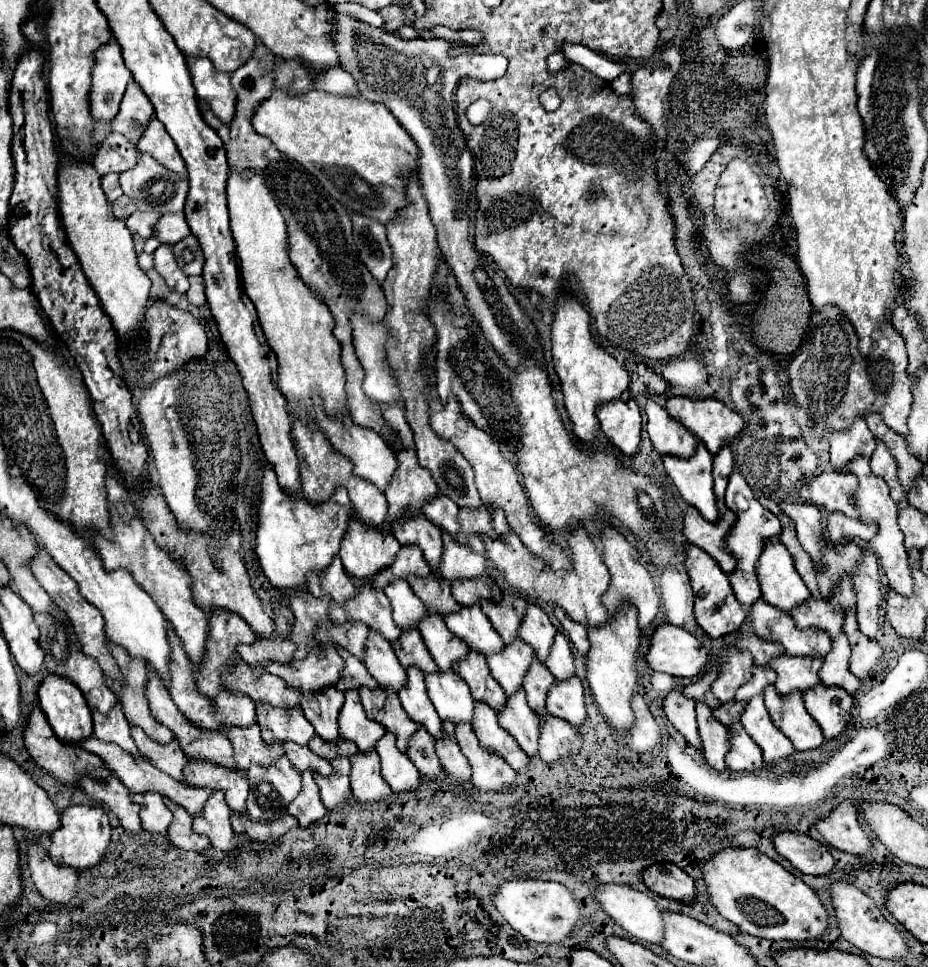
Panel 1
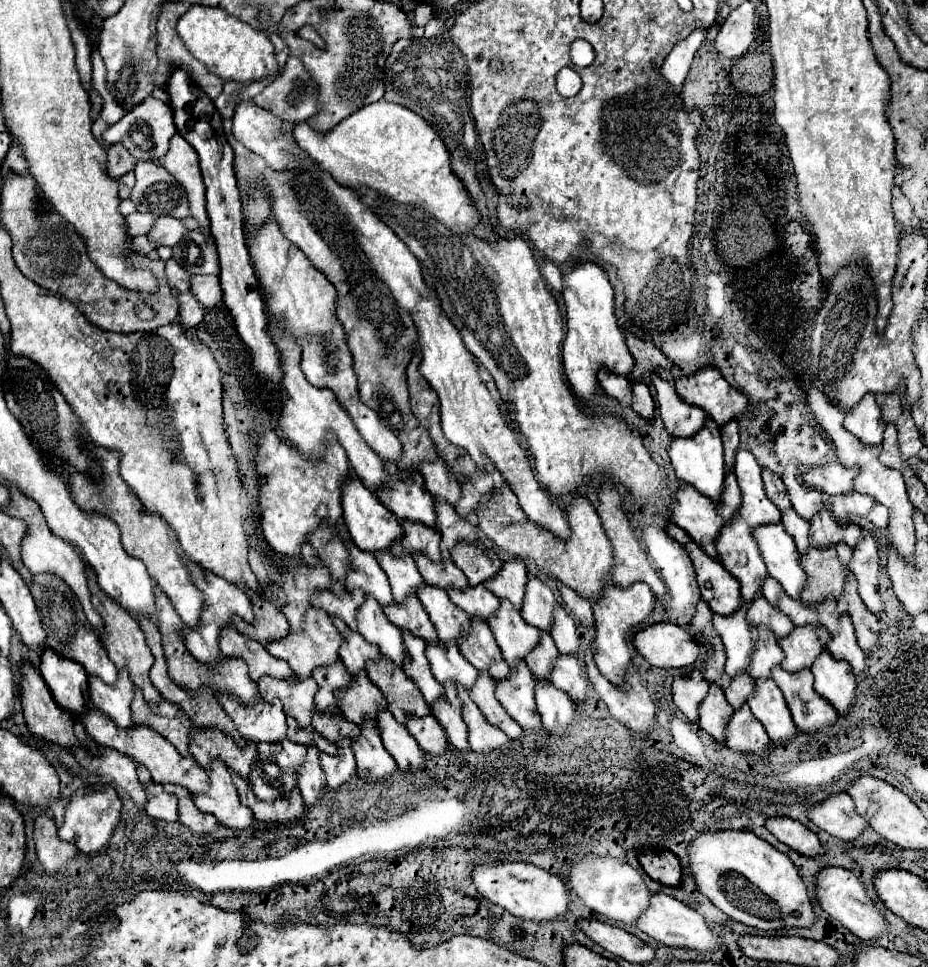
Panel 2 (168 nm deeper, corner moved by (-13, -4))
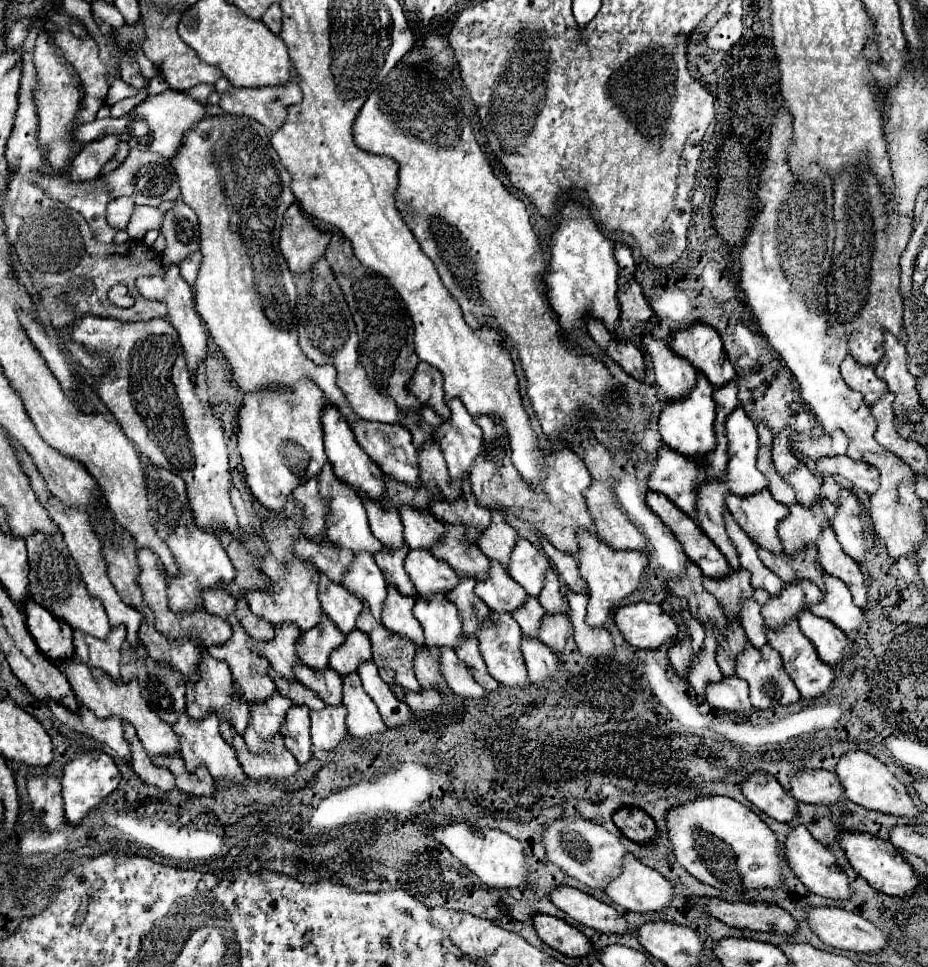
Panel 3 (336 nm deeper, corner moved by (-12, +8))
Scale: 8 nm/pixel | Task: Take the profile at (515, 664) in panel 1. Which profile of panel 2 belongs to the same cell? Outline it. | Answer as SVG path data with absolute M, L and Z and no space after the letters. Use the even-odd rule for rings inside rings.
M501 601L501 609L489 619L489 627L497 639L503 659L513 671L517 669L517 663L539 645L541 639L539 629L527 625L509 601Z

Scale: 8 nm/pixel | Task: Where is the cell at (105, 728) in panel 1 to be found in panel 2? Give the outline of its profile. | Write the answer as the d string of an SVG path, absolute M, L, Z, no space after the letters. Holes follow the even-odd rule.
M127 671L119 673L119 679L113 687L105 685L97 677L89 677L89 697L91 697L93 707L105 713L121 729L133 727L131 709L129 709L133 695L135 695L135 687Z

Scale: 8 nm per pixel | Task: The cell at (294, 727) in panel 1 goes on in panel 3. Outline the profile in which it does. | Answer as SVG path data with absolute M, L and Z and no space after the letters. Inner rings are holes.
M280 625L280 629L274 629L276 637L268 643L264 641L252 641L252 637L248 639L248 647L252 651L258 651L262 657L266 657L270 661L270 665L274 667L274 671L278 671L282 677L286 679L294 679L294 671L292 667L296 665L296 661L300 659L296 655L296 639L300 635L300 629L296 629L294 625Z

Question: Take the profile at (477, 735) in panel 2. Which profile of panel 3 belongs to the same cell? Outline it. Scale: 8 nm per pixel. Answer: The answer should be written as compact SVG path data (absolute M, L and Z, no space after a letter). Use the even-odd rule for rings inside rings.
M440 649L440 671L448 681L448 687L464 699L474 699L478 705L484 705L486 699L484 689L476 683L476 679L468 673L466 665L456 657L452 649Z

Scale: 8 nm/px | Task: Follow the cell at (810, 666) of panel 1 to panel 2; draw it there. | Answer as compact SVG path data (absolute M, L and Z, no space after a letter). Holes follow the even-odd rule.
M822 625L816 627L795 627L789 637L779 641L779 647L785 653L783 669L789 673L797 673L801 669L811 669L813 661L821 655L823 647L826 647L831 636L827 629ZM817 631L820 631L820 641L817 637ZM822 644L822 645L821 645Z

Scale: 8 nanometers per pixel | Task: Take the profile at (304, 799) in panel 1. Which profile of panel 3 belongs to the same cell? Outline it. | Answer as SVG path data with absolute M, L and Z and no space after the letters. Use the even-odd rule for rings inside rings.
M292 705L288 709L288 717L284 719L284 739L288 751L294 753L300 765L310 761L312 757L310 709L306 705Z

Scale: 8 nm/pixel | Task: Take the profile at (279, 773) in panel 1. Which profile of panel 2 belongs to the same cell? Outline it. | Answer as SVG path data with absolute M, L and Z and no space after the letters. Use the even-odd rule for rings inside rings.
M261 743L251 769L251 785L259 801L285 799L297 789L297 773L305 763L307 749L291 743Z

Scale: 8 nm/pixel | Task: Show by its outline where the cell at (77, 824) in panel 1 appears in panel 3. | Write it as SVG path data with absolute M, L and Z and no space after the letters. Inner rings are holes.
M80 751L64 765L62 777L62 797L66 819L70 825L78 825L94 807L98 807L120 783L120 771L114 759L102 751Z

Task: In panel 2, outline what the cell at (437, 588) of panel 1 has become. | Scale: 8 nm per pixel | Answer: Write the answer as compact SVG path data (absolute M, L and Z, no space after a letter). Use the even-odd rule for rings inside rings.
M415 555L415 563L427 585L437 585L439 589L449 589L449 587L465 589L467 587L465 575L461 573L461 569L457 569L453 565L453 561L433 563L433 561L429 561L429 557Z

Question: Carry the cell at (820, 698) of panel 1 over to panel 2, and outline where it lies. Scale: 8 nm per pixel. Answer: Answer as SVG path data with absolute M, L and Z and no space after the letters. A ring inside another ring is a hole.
M825 649L811 667L815 675L815 691L831 703L839 717L845 717L855 703L855 675L845 661L835 661Z

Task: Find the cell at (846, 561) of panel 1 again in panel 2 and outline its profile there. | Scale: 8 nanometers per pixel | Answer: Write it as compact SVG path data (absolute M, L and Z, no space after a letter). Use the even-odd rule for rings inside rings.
M823 509L813 517L809 541L815 549L829 549L837 543L845 543L851 549L855 549L857 541L861 541L861 529L857 525L839 525L833 519L833 515L827 509Z

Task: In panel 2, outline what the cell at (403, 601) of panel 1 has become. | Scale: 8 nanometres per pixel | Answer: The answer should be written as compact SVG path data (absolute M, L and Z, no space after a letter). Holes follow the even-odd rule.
M377 553L377 561L389 577L393 597L395 597L397 603L405 603L425 583L423 577L417 571L417 565L415 565L413 557L397 559L391 553Z

